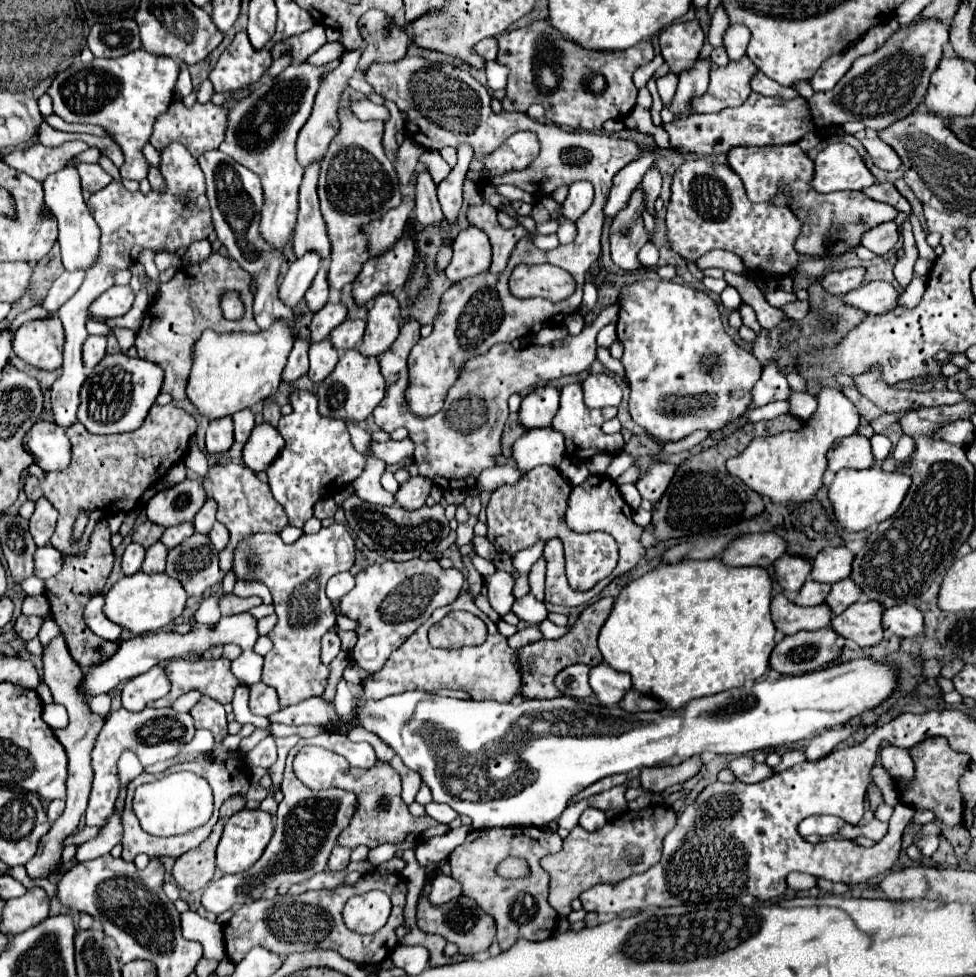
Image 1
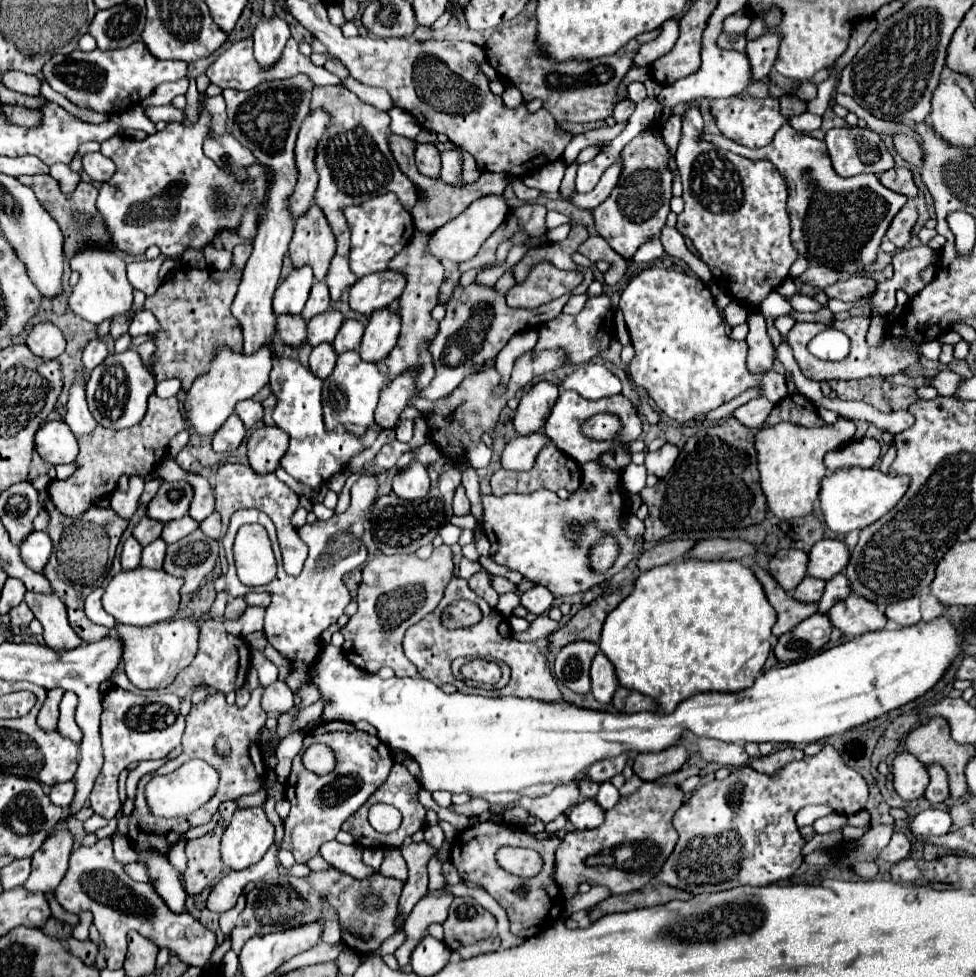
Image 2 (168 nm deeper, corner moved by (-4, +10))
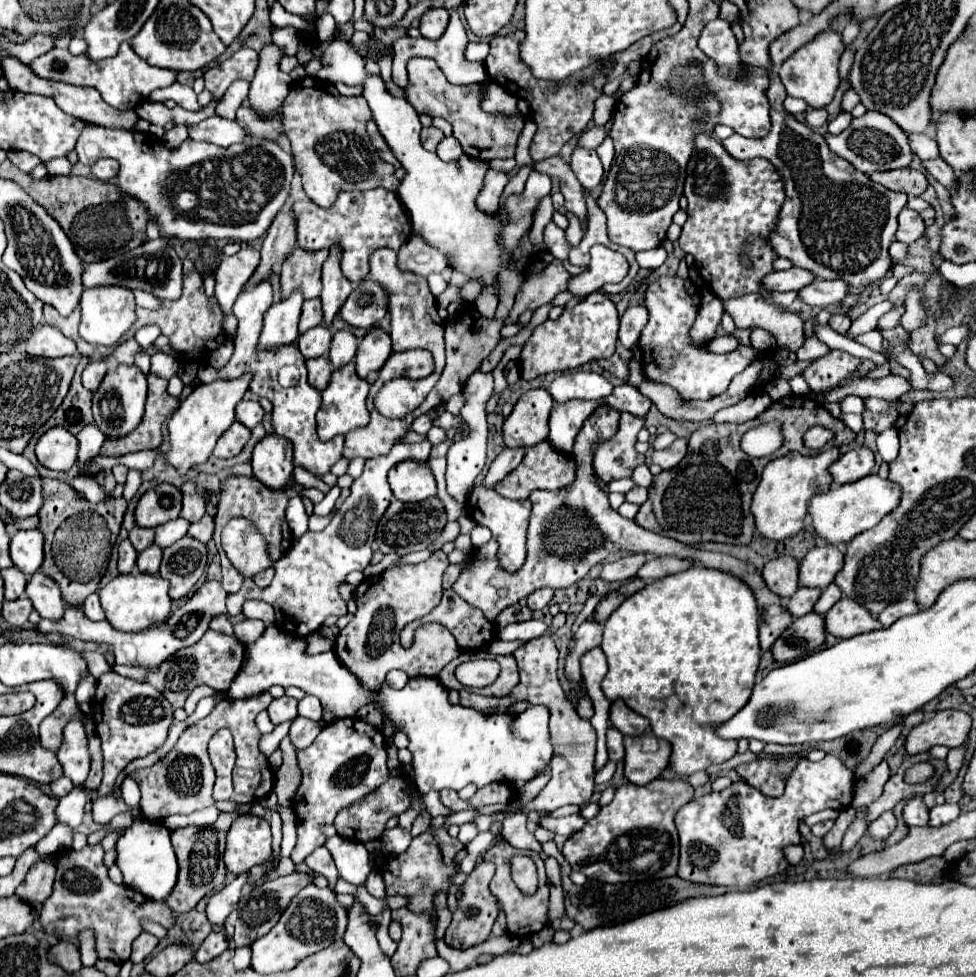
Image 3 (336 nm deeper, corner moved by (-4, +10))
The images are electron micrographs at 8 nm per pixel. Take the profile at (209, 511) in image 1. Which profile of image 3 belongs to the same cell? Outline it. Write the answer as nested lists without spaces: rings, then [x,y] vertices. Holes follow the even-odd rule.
[[[185,482],[181,486],[181,492],[183,492],[183,510],[181,510],[181,516],[189,522],[197,522],[205,516],[205,496],[197,490],[197,486],[193,482]]]

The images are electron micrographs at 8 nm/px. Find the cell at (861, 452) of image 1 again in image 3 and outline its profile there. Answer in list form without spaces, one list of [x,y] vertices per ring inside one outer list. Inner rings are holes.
[[[857,446],[843,454],[837,462],[833,462],[829,466],[829,472],[835,484],[847,484],[871,474],[873,466],[875,466],[873,452],[867,446]]]

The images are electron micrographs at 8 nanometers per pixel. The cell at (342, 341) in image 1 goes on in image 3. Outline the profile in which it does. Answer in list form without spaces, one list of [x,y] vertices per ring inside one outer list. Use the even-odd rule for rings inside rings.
[[[349,330],[335,332],[331,342],[331,352],[329,352],[329,360],[333,368],[345,366],[349,360],[353,360],[355,352],[357,352],[357,338]]]

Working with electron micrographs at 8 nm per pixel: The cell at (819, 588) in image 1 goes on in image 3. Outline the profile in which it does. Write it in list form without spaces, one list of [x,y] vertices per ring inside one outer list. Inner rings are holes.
[[[799,588],[791,598],[785,600],[785,608],[789,608],[789,612],[795,618],[805,616],[805,614],[813,612],[813,606],[819,596],[821,596],[819,588]]]

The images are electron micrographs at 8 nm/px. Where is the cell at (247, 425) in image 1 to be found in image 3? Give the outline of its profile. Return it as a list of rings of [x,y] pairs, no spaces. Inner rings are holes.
[[[241,400],[235,408],[235,418],[245,424],[247,428],[255,428],[261,420],[263,420],[265,412],[261,408],[259,402],[247,402],[247,400]]]

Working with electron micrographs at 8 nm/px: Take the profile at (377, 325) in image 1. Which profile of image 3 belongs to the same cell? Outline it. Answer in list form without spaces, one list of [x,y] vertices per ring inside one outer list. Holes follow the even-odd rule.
[[[371,328],[357,350],[355,356],[355,366],[357,366],[357,374],[361,378],[369,378],[369,374],[379,372],[381,366],[387,362],[387,358],[391,356],[391,336],[383,330],[383,328]]]

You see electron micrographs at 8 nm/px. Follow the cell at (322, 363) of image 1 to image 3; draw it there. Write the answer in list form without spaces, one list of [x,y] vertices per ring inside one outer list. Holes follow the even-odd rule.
[[[321,356],[321,358],[307,360],[307,370],[309,370],[309,384],[311,386],[315,386],[319,390],[327,388],[329,380],[331,380],[331,372],[333,372],[333,368],[331,368],[327,358]]]

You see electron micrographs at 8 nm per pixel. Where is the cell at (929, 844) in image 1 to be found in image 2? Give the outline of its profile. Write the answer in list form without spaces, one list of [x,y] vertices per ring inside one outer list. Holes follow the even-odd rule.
[[[929,808],[913,818],[911,828],[913,828],[913,836],[917,840],[921,840],[923,836],[941,836],[941,834],[949,832],[951,816],[947,810]]]

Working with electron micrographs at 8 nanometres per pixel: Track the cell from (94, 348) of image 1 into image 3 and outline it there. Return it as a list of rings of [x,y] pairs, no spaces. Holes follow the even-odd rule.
[[[91,360],[83,370],[83,386],[87,390],[95,392],[95,388],[99,386],[99,380],[105,376],[105,372],[107,372],[105,360]]]

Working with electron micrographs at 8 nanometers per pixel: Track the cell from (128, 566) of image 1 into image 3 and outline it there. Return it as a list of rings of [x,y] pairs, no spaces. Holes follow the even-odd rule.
[[[123,540],[119,544],[119,572],[121,574],[129,574],[135,568],[135,560],[137,560],[137,550],[133,548],[133,544],[129,540]]]

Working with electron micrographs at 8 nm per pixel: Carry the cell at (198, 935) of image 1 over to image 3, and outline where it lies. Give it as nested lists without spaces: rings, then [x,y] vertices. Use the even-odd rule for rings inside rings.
[[[135,820],[123,836],[117,840],[117,862],[123,872],[123,882],[151,900],[167,900],[177,884],[177,858],[171,846],[169,828],[163,824],[151,824],[145,820]]]

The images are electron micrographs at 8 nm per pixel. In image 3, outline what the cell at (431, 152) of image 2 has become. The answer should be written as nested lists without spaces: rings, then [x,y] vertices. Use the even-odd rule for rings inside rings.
[[[423,128],[421,130],[421,144],[425,150],[429,152],[435,152],[437,150],[437,144],[443,140],[443,132],[437,130],[437,128]]]

